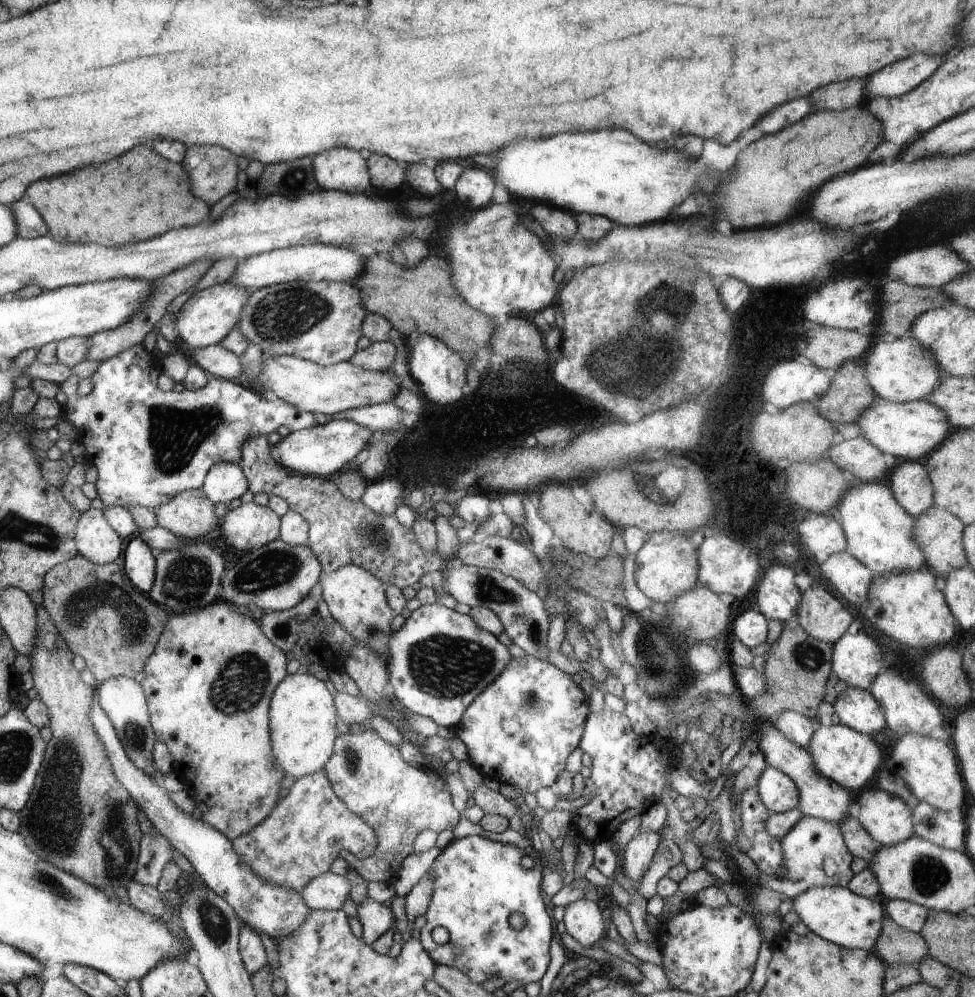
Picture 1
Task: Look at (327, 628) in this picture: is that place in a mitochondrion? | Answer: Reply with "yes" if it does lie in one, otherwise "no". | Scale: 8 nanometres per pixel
no

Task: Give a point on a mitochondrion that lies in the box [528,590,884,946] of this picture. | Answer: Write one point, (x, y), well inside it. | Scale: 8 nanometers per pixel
(656, 664)

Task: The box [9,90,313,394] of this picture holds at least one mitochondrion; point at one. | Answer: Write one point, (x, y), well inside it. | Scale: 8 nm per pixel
(222, 167)

